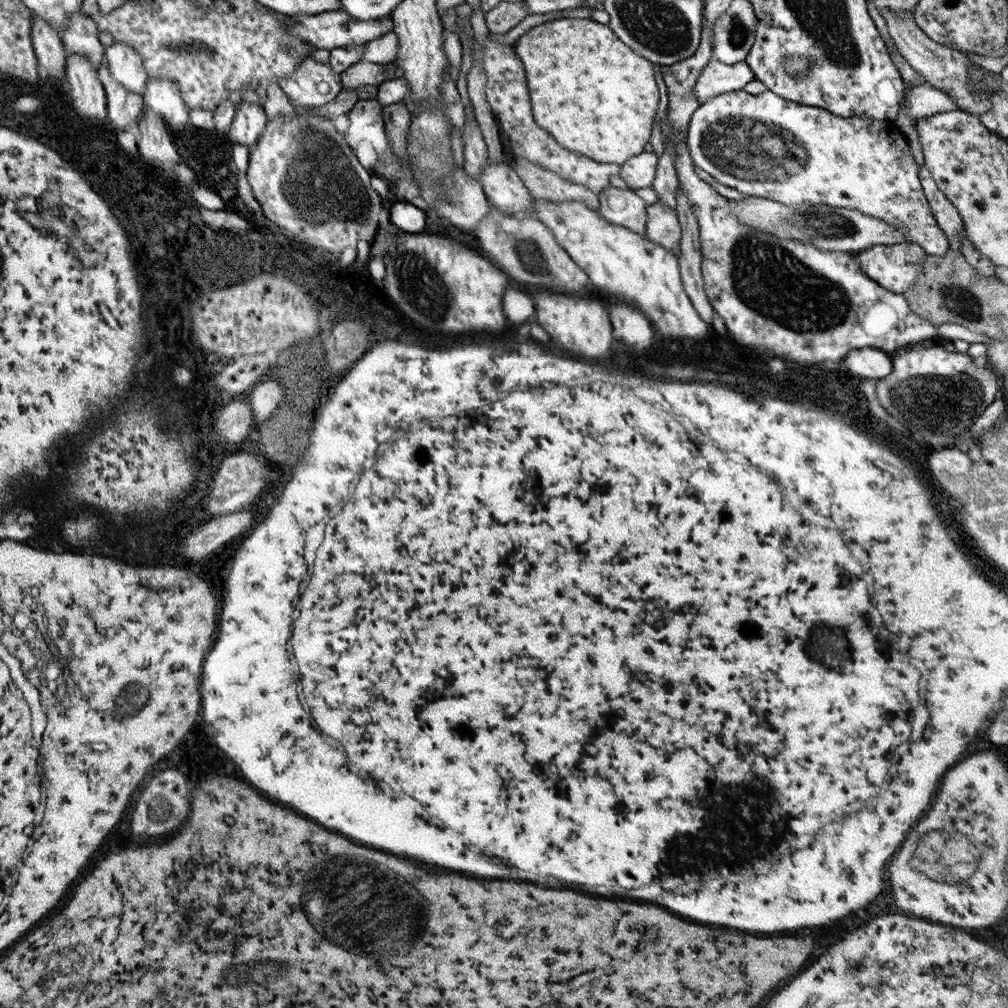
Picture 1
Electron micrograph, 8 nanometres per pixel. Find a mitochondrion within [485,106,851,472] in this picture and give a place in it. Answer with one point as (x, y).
(745, 146)

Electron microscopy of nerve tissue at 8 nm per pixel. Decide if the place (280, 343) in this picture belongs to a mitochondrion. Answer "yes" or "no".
yes

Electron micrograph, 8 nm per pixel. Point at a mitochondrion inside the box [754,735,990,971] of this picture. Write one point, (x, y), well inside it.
(944, 858)

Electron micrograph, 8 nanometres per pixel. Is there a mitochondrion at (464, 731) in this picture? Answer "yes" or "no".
no

